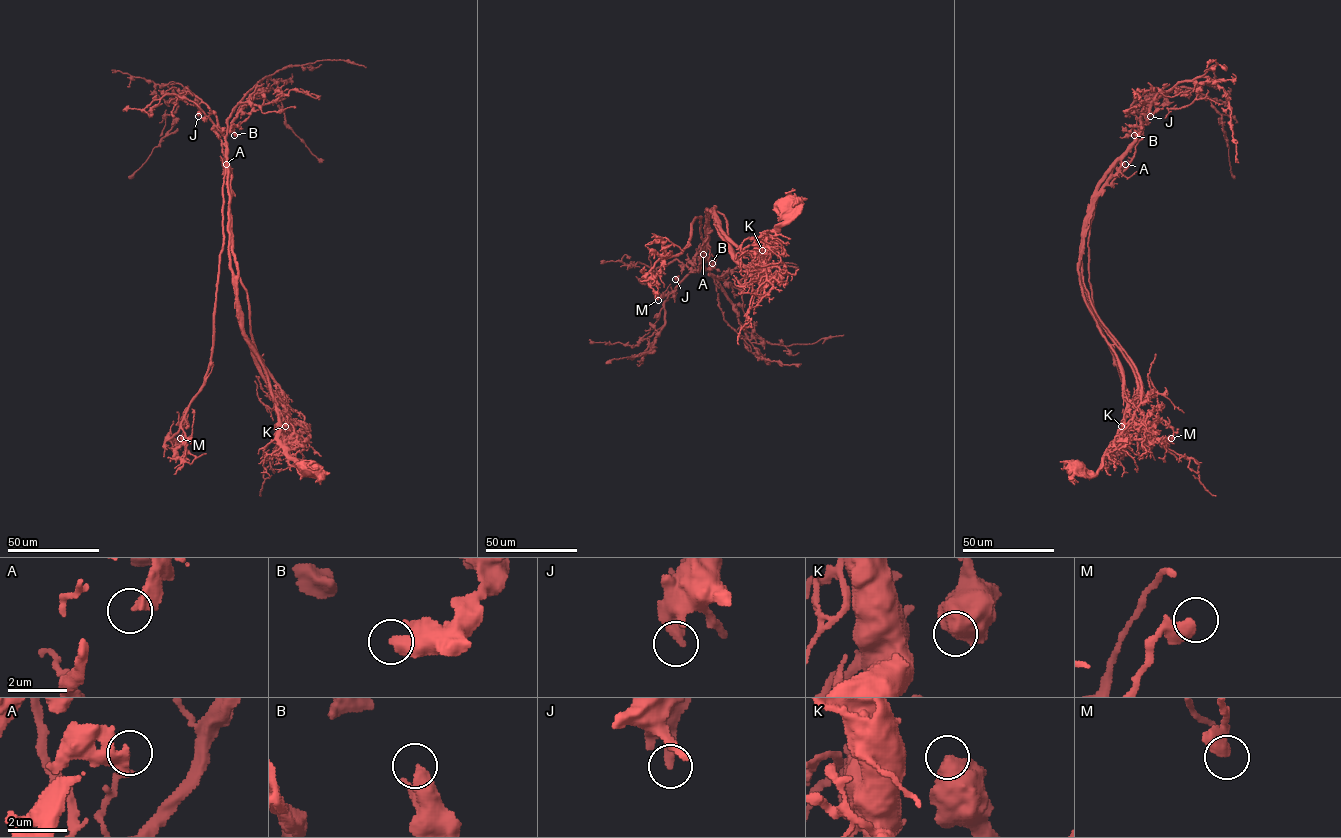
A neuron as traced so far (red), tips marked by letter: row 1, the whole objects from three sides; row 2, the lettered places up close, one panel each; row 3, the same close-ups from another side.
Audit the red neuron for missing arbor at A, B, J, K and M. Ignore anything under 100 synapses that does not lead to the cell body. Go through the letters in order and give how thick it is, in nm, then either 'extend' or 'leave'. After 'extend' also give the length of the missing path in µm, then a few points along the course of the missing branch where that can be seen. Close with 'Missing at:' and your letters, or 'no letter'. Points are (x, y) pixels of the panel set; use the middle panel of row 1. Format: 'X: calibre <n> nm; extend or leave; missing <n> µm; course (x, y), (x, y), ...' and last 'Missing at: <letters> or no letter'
A: calibre 440 nm; leave
B: calibre 480 nm; leave
J: calibre 400 nm; leave
K: calibre 650 nm; leave
M: calibre 460 nm; leave
Missing at: no letter

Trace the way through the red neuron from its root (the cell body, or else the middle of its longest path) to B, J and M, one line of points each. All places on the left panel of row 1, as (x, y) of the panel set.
B: (315, 467), (305, 475), (279, 441), (268, 377), (237, 312), (229, 251), (226, 131), (230, 128), (234, 135)
J: (315, 467), (305, 475), (278, 439), (268, 377), (237, 312), (227, 143), (204, 103), (198, 116)
M: (315, 467), (305, 475), (279, 441), (268, 377), (237, 312), (226, 164), (212, 353), (168, 436), (180, 438)

